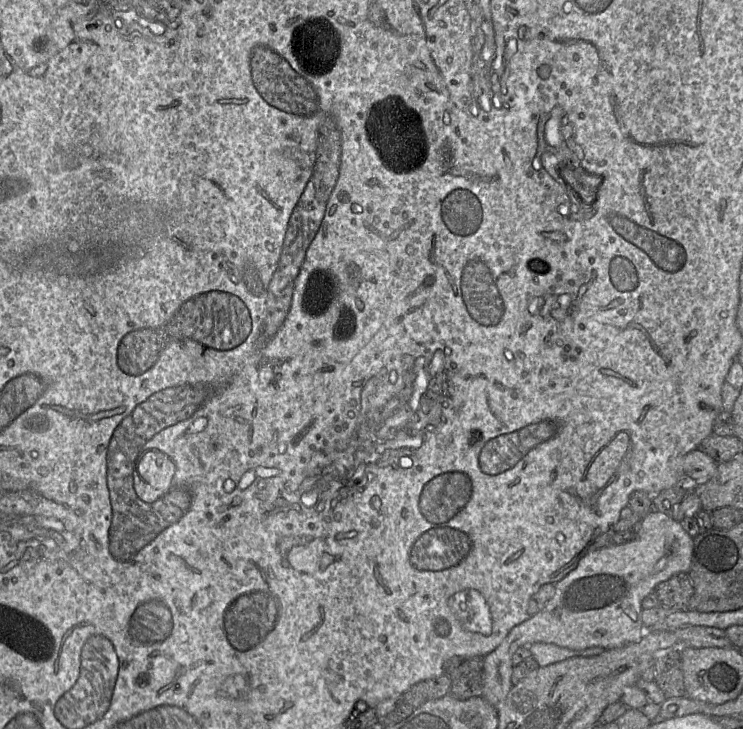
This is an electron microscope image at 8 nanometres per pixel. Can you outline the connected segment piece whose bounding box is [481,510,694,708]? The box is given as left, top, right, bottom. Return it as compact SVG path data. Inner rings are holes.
M657 510L643 518L631 537L622 544L608 545L597 550L588 550L577 567L555 584L553 597L542 611L511 629L503 642L491 653L483 657L483 697L495 708L503 702L513 683L511 680L512 655L520 647L534 643L550 643L571 650L584 650L601 647L615 649L637 643L645 634L641 621L642 600L653 593L658 584L678 573L688 573L691 567L694 539L681 526L680 522Z

